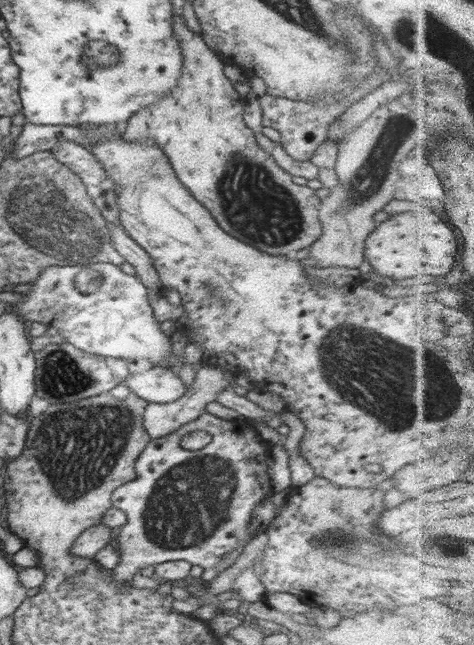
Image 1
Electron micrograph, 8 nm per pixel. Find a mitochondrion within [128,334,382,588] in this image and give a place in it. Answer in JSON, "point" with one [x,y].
{"point":[193,500]}

